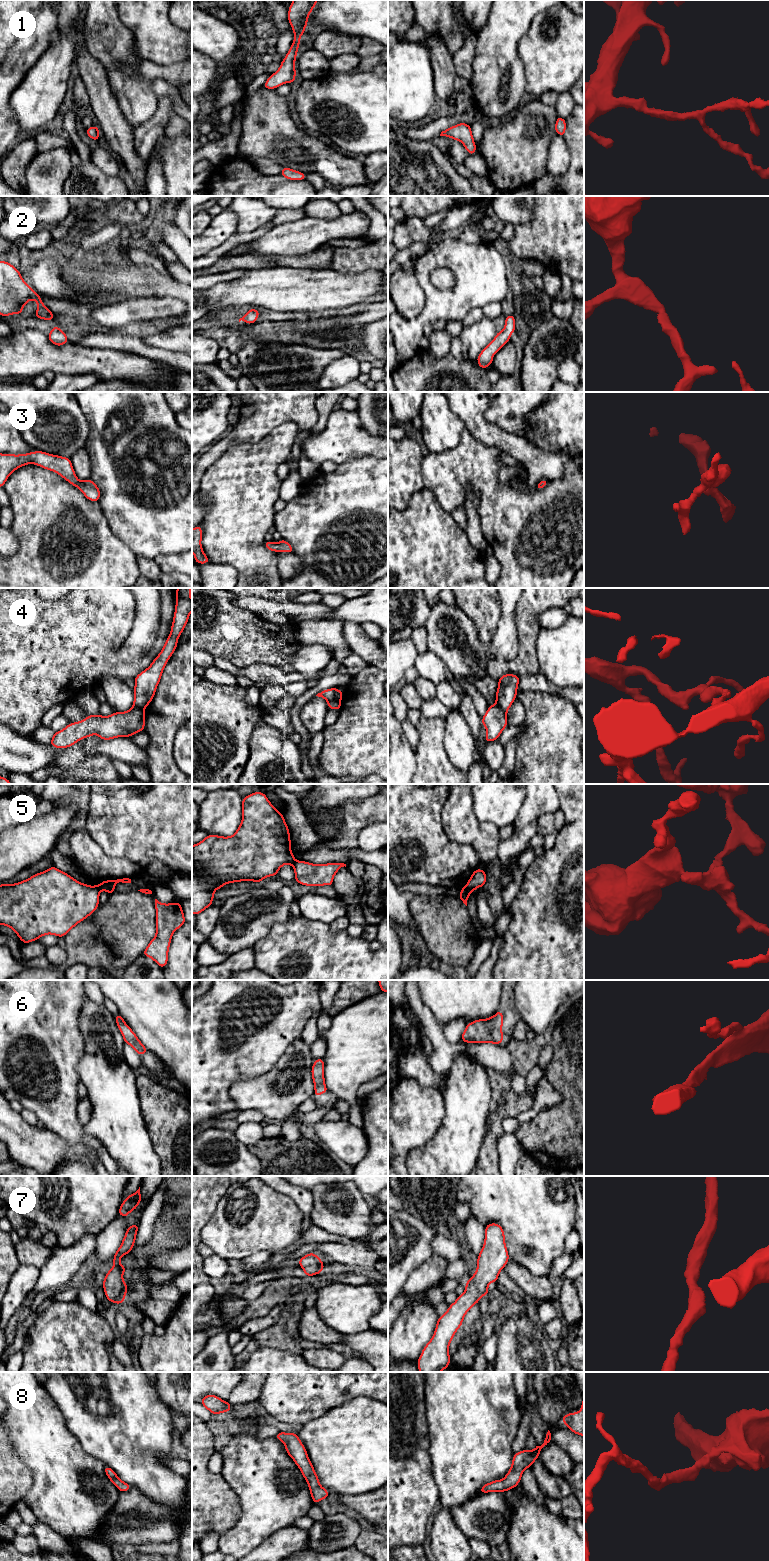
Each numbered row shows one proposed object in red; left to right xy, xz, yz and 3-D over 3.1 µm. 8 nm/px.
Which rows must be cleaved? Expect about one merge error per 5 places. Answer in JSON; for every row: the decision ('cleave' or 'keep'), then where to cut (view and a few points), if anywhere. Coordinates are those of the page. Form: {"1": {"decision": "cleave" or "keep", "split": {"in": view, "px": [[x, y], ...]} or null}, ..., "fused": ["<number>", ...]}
{"1": {"decision": "keep", "split": null}, "2": {"decision": "keep", "split": null}, "3": {"decision": "keep", "split": null}, "4": {"decision": "cleave", "split": {"in": "xz", "px": [[340, 699], [328, 703]]}}, "5": {"decision": "cleave", "split": {"in": "yz", "px": [[465, 887], [471, 891]]}}, "6": {"decision": "keep", "split": null}, "7": {"decision": "keep", "split": null}, "8": {"decision": "keep", "split": null}, "fused": ["4", "5"]}

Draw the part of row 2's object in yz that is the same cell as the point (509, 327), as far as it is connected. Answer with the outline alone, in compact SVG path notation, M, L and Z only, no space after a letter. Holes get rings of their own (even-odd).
M514 315L506 316L504 329L497 332L495 338L477 356L478 366L487 370L488 365L493 364L493 355L510 341L510 335L514 333L515 330Z

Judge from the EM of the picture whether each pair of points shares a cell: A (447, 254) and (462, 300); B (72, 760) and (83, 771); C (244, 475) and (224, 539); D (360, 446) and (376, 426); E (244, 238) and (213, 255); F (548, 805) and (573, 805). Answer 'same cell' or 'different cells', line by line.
A: same cell
B: different cells
C: same cell
D: different cells
E: same cell
F: different cells

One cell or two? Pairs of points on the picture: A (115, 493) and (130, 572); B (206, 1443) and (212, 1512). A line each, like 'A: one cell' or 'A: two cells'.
A: two cells
B: one cell

